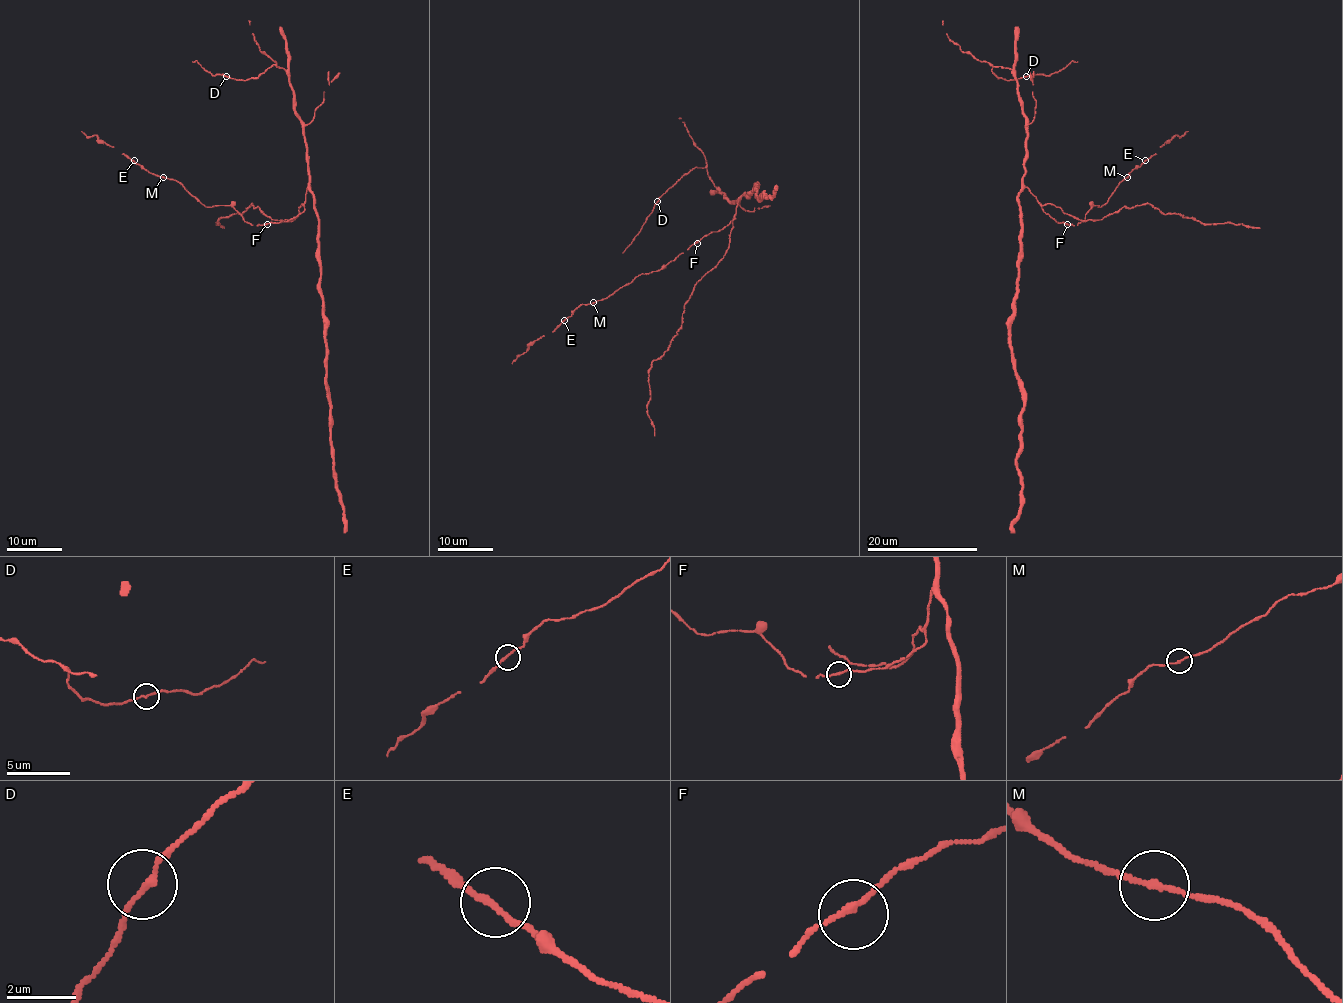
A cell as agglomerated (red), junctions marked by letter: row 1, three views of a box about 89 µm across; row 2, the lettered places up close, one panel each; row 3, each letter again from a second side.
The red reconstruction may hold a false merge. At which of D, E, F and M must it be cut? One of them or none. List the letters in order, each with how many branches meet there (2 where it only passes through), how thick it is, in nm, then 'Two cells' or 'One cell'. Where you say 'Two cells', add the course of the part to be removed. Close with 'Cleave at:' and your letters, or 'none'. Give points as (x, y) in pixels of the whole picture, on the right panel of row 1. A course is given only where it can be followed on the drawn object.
D: Branches: 2. Thickness 150 nm. One cell
E: Branches: 2. Thickness 160 nm. One cell
F: Branches: 2. Thickness 150 nm. One cell
M: Branches: 2. Thickness 150 nm. One cell
Cleave at: none

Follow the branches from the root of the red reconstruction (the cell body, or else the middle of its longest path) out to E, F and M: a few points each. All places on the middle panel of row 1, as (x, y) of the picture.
E: (744, 195), (727, 225), (704, 235), (661, 269), (640, 273), (607, 297), (580, 305), (564, 320)
F: (744, 195), (737, 203), (734, 218), (697, 243)
M: (744, 195), (737, 203), (734, 218), (727, 225), (704, 235), (661, 269), (640, 273), (607, 297), (593, 302)

